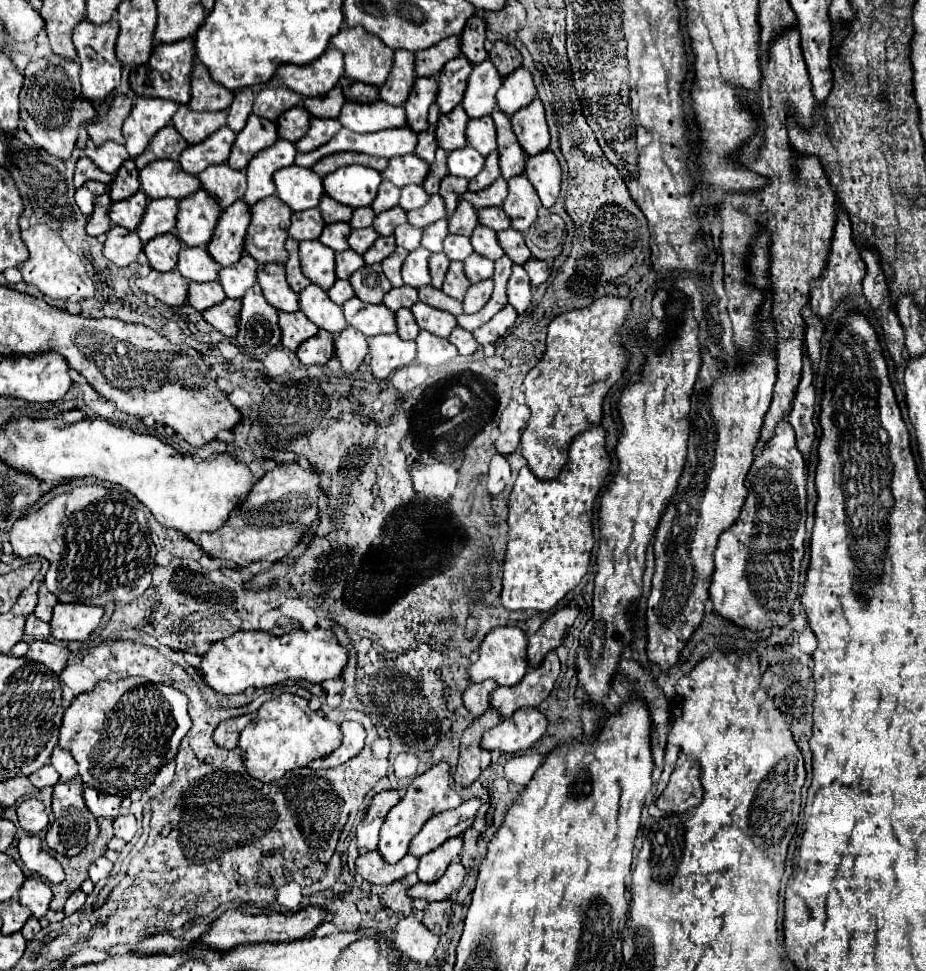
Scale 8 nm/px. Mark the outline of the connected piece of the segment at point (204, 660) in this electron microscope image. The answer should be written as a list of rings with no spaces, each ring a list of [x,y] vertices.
[[[294,629],[288,635],[272,637],[264,631],[238,631],[226,639],[212,643],[200,657],[198,671],[206,685],[222,695],[244,693],[246,689],[270,687],[286,679],[300,679],[308,683],[322,683],[340,677],[348,661],[346,649],[338,643],[336,635],[328,629]]]

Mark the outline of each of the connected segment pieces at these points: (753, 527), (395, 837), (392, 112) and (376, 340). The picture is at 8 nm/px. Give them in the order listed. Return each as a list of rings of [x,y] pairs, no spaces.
[[[786,419],[776,425],[770,441],[764,443],[746,475],[748,497],[742,505],[738,521],[726,529],[716,545],[716,571],[710,585],[710,601],[714,613],[730,619],[740,627],[762,631],[782,627],[790,621],[790,607],[798,597],[800,563],[804,557],[804,523],[806,523],[806,461],[796,447],[794,429]]]
[[[438,763],[432,769],[428,769],[424,775],[416,777],[410,787],[406,789],[406,795],[400,799],[400,803],[390,809],[382,831],[380,831],[380,841],[378,841],[378,853],[382,855],[384,861],[388,863],[398,863],[406,853],[412,837],[422,829],[422,825],[432,817],[442,811],[454,809],[462,803],[458,793],[450,787],[450,765],[448,763]]]
[[[346,101],[338,115],[342,127],[356,133],[376,133],[382,129],[404,127],[404,107],[386,105],[384,101],[374,101],[366,105],[358,105],[356,101]]]
[[[378,335],[368,339],[370,369],[376,379],[386,379],[396,369],[410,365],[416,359],[416,343],[402,341],[394,335]]]

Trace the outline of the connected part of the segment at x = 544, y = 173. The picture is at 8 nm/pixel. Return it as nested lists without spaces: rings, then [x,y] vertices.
[[[542,151],[534,157],[526,159],[526,177],[534,185],[542,205],[548,209],[556,203],[560,193],[560,165],[552,151]]]

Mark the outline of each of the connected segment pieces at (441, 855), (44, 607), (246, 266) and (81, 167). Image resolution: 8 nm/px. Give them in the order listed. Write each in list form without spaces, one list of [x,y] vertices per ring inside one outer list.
[[[454,837],[446,841],[446,845],[440,845],[438,849],[426,853],[426,857],[420,857],[420,865],[416,871],[418,879],[424,883],[438,881],[448,869],[448,865],[460,855],[460,851],[462,851],[462,837]]]
[[[42,583],[40,585],[40,599],[38,599],[38,605],[36,605],[36,609],[34,609],[34,615],[38,617],[38,619],[42,619],[42,621],[50,621],[50,617],[52,617],[52,607],[58,603],[58,599],[46,589],[46,585]]]
[[[242,255],[242,259],[230,267],[222,267],[218,273],[218,281],[230,299],[240,299],[250,285],[256,283],[256,267],[258,263],[252,257]]]
[[[82,157],[82,159],[78,159],[78,163],[76,163],[74,187],[78,189],[78,187],[82,187],[82,183],[86,183],[86,181],[90,181],[90,179],[108,185],[110,179],[112,179],[112,175],[110,175],[110,173],[104,173],[102,169],[98,169],[98,167],[94,165],[94,161],[90,161],[88,157]]]

